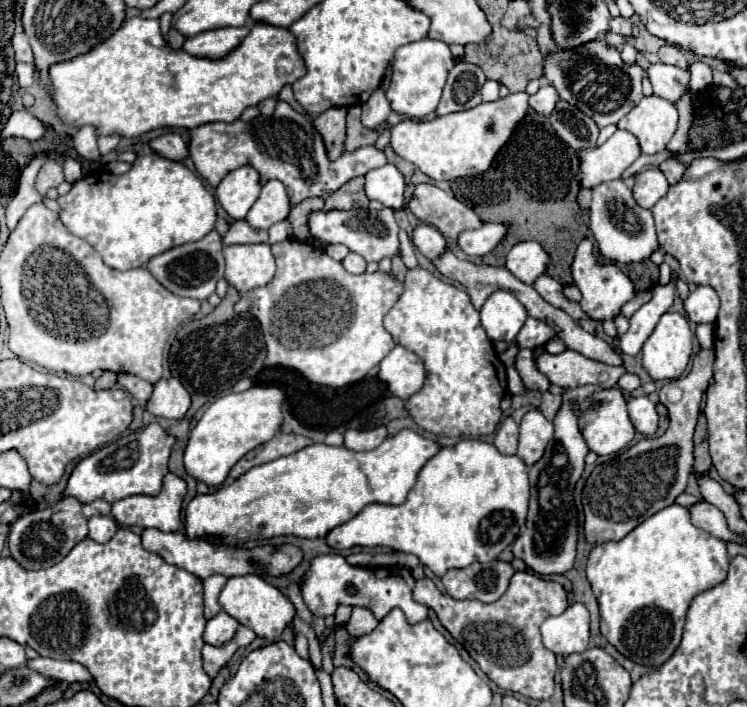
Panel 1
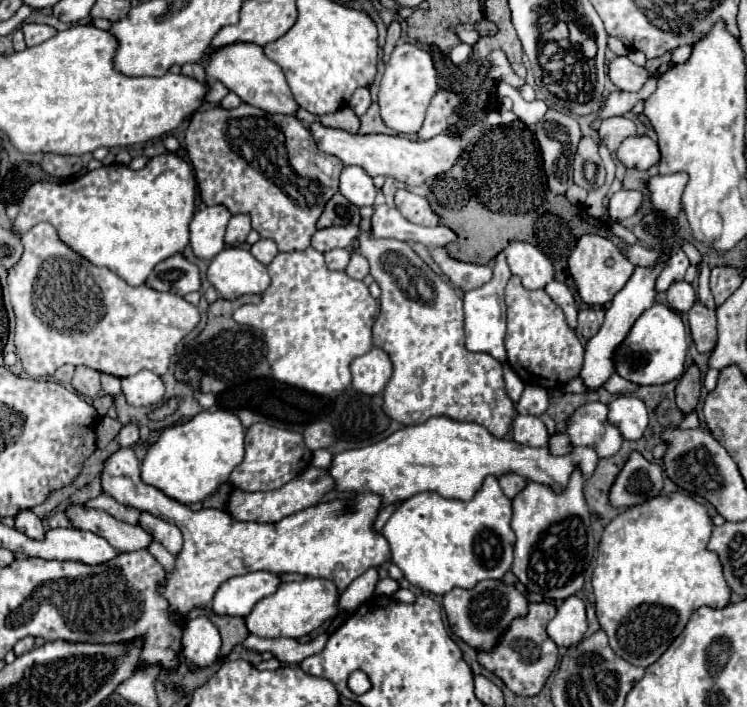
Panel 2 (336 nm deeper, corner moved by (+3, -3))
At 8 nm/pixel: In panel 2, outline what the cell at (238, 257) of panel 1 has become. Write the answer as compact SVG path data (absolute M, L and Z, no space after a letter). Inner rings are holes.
M242 247L222 249L212 259L206 277L222 299L236 299L246 293L264 293L270 285L266 267Z

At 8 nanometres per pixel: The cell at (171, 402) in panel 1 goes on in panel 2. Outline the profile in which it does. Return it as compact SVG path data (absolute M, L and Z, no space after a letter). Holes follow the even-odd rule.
M142 369L136 375L122 377L122 393L128 405L152 407L164 401L164 383L158 375Z

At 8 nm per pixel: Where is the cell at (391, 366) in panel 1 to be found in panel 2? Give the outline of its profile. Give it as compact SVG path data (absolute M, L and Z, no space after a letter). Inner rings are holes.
M374 347L370 353L356 357L350 363L350 371L352 371L352 387L356 391L376 395L386 387L388 379L392 377L392 363L382 349Z

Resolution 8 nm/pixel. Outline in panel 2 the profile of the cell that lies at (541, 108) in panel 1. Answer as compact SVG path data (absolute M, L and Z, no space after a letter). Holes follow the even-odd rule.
M500 85L500 87L498 87L498 93L500 93L500 95L508 95L508 97L514 101L512 111L514 111L516 117L518 117L524 125L528 125L528 127L530 127L530 125L536 125L538 121L542 121L544 113L548 111L548 105L546 105L544 101L536 99L536 101L528 103L528 101L524 101L522 95L520 95L516 89L512 89L510 85Z

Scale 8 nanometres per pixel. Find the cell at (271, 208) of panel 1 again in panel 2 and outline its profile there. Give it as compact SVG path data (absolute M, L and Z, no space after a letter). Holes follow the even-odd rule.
M234 215L228 221L226 227L226 235L224 235L224 243L226 245L242 245L246 241L246 235L250 231L250 217L248 215Z

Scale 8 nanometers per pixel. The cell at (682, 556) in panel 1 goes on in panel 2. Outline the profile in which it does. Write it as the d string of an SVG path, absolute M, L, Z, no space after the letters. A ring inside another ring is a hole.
M684 493L660 495L642 505L620 513L606 529L598 547L592 587L596 597L596 617L610 639L616 655L638 667L648 667L660 659L670 643L684 631L690 615L698 607L722 609L730 603L730 587L724 581L722 565L716 553L708 551L712 535L712 519L708 509Z

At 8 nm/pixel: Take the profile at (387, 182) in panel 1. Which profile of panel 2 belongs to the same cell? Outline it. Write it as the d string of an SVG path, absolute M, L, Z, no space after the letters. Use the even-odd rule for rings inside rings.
M360 167L342 169L338 191L356 207L372 205L376 197L376 187L374 187L372 177L368 177Z

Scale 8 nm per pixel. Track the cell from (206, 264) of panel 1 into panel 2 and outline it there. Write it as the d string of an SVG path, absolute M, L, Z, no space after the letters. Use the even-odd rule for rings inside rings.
M176 253L150 271L146 285L156 291L170 291L184 297L186 293L200 289L200 273L194 263Z

